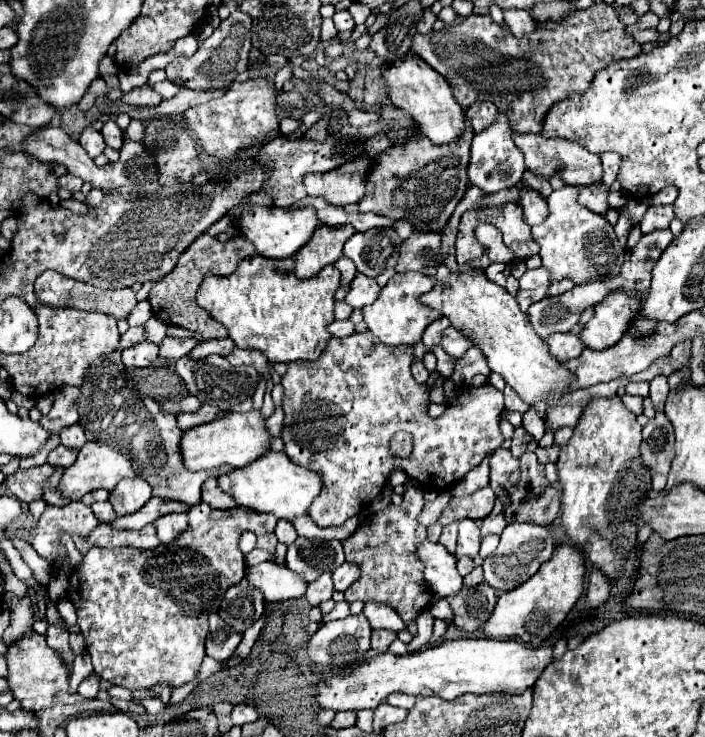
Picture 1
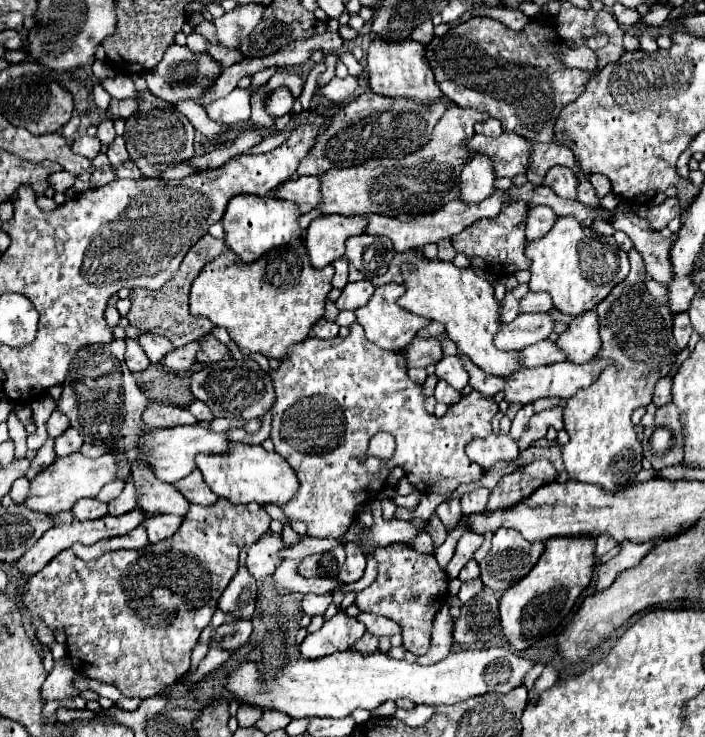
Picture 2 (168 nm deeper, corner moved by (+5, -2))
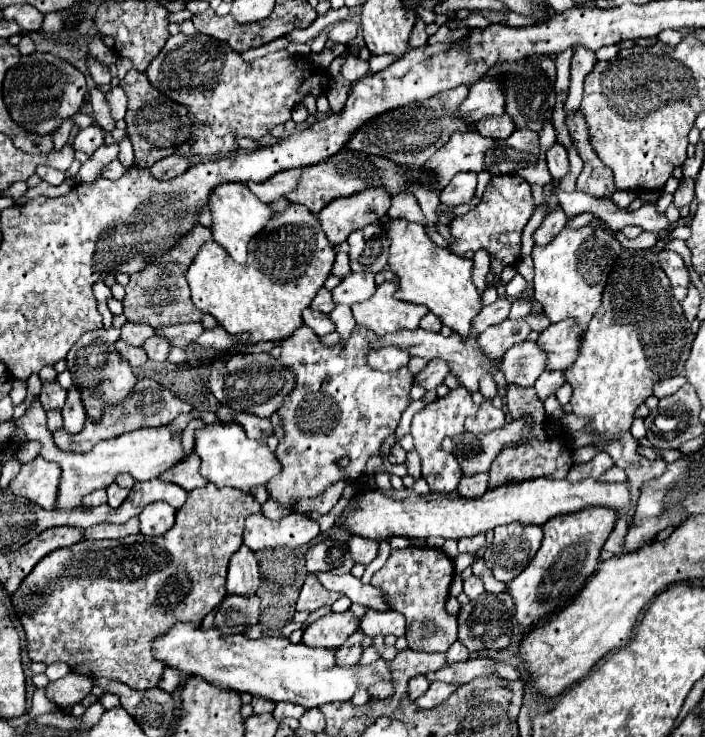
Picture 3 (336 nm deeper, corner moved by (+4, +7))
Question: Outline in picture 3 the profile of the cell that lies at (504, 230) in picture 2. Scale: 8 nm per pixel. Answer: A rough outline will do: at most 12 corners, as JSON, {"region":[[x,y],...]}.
{"region":[[495,175],[481,203],[449,225],[451,253],[491,255],[501,275],[521,259],[535,203],[529,183]]}

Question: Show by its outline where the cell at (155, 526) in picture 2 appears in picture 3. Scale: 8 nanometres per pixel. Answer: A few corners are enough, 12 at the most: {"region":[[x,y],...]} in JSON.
{"region":[[165,503],[147,505],[139,515],[143,535],[163,535],[177,511]]}

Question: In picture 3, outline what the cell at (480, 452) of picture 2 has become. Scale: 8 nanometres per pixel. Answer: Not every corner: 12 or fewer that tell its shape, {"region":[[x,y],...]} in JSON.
{"region":[[485,401],[473,419],[469,433],[491,433],[505,425],[505,413]]}

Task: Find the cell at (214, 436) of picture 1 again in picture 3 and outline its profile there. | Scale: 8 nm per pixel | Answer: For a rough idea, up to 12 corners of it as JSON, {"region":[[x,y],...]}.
{"region":[[35,399],[17,419],[41,457],[63,463],[57,509],[105,489],[115,475],[159,477],[185,459],[171,425],[135,429],[63,453]]}

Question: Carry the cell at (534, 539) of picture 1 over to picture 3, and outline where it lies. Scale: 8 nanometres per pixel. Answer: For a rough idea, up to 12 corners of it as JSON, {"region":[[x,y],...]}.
{"region":[[499,525],[483,559],[509,583],[535,557],[537,525]]}

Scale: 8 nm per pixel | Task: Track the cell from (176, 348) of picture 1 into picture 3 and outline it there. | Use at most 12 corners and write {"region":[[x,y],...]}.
{"region":[[125,323],[121,339],[129,345],[143,345],[153,337],[151,325]]}

